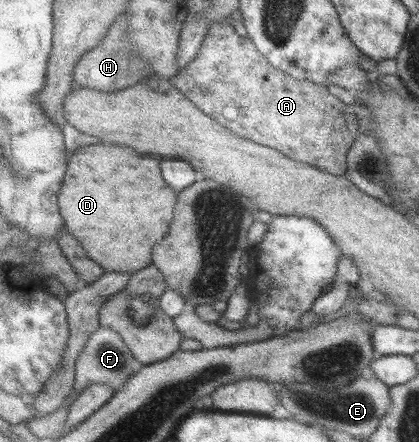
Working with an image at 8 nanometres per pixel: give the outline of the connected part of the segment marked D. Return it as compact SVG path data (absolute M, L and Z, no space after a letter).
M97 144L79 148L77 154L71 158L67 176L63 180L59 204L63 208L67 228L83 242L85 250L93 260L99 262L107 272L136 273L153 265L154 248L167 236L171 228L177 200L177 192L163 180L159 156L147 156L127 148Z

